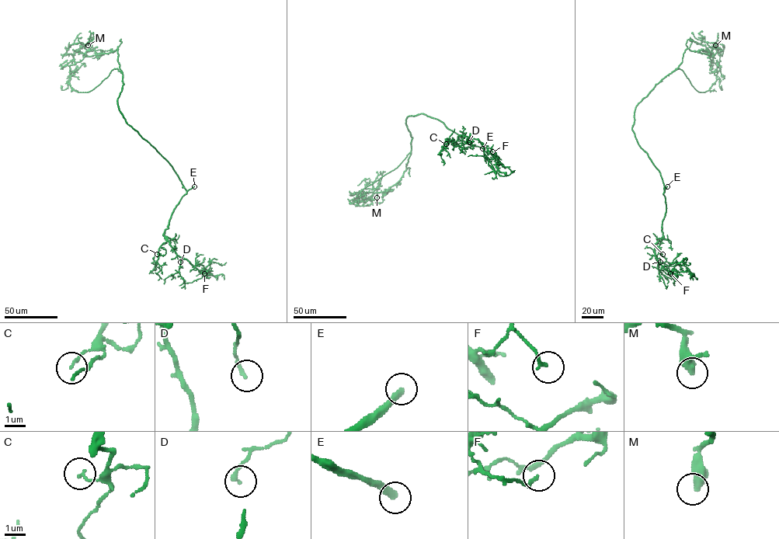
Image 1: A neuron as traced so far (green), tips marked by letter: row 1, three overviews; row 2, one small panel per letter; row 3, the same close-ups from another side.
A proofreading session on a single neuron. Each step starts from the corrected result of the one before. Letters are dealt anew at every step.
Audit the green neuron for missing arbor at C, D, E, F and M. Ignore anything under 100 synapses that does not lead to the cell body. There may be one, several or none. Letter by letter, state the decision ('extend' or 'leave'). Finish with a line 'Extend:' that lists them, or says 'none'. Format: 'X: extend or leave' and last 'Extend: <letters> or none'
C: leave
D: leave
E: extend
F: leave
M: leave
Extend: E

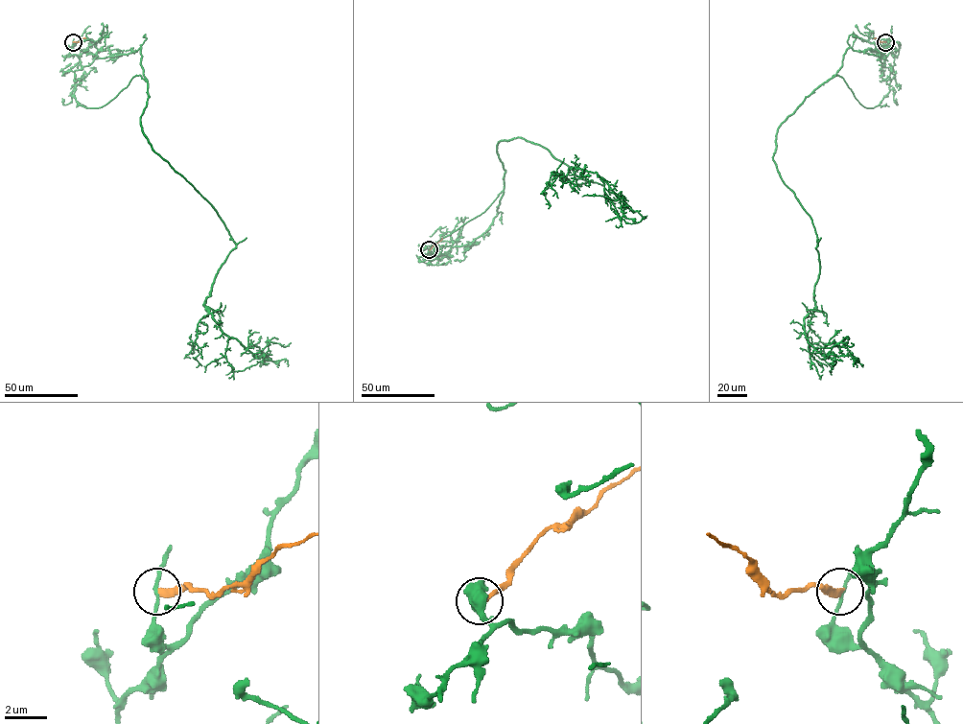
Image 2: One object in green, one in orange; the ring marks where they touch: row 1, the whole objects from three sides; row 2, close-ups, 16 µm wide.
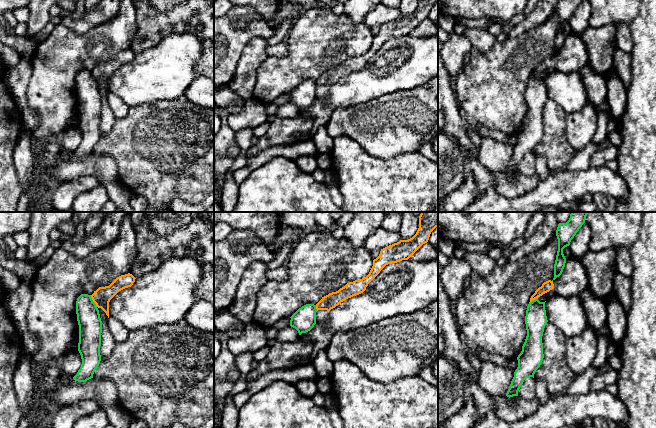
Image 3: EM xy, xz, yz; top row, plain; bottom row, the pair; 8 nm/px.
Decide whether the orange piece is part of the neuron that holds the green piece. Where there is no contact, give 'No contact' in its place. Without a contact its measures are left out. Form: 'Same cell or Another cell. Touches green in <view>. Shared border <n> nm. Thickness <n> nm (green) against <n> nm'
Another cell. Touches green in xy. Shared border 110 nm. Thickness 190 nm (green) against 150 nm

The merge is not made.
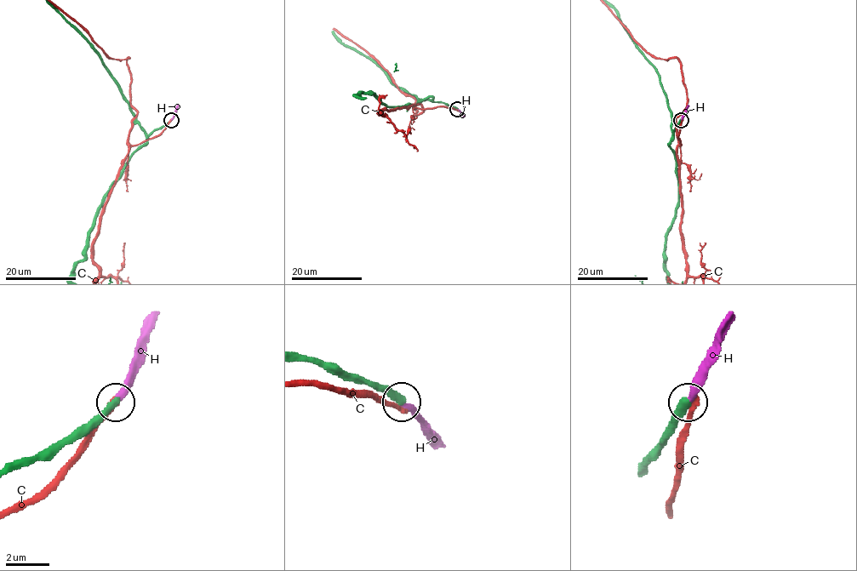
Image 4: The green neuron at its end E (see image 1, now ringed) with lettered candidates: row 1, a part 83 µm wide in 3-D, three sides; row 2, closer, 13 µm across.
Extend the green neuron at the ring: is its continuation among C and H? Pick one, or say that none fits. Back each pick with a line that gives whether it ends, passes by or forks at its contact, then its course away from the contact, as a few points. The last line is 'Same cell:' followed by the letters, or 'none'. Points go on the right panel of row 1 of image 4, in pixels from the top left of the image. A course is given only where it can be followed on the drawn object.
H: It ends there. Its course: (682, 120), (688, 105)
Same cell: H

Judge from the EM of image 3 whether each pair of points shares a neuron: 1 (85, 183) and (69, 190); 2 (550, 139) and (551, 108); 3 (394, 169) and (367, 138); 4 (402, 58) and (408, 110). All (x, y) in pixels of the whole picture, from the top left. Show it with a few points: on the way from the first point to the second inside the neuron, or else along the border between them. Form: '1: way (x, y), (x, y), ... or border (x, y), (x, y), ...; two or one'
1: way (81, 184), (73, 188); one
2: way (551, 131), (551, 116); one
3: border (363, 149), (380, 158), (393, 158), (408, 153); two
4: border (423, 83), (410, 89), (394, 91), (383, 95); two

